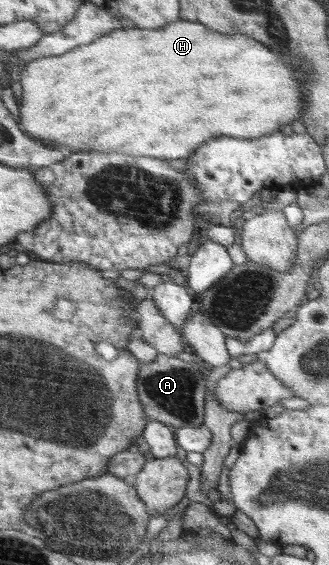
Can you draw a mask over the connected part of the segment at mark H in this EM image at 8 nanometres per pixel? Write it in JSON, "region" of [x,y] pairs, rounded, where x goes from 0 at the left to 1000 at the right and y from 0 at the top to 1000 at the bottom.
{"region":[[[538,35],[477,51],[392,50],[334,55],[325,62],[292,69],[271,80],[234,81],[228,88],[191,97],[119,103],[49,122],[55,143],[55,193],[61,223],[76,235],[122,250],[173,250],[179,257],[201,257],[237,267],[301,267],[304,271],[368,271],[404,278],[477,278],[489,281],[556,281],[581,274],[599,258],[620,255],[641,244],[696,241],[717,244],[772,244],[827,232],[848,230],[860,221],[881,221],[894,211],[909,211],[924,188],[924,140],[948,127],[948,115],[918,101],[906,108],[869,108],[827,85],[781,76],[778,69],[751,65],[739,58],[690,58],[647,55],[599,37]]]}

